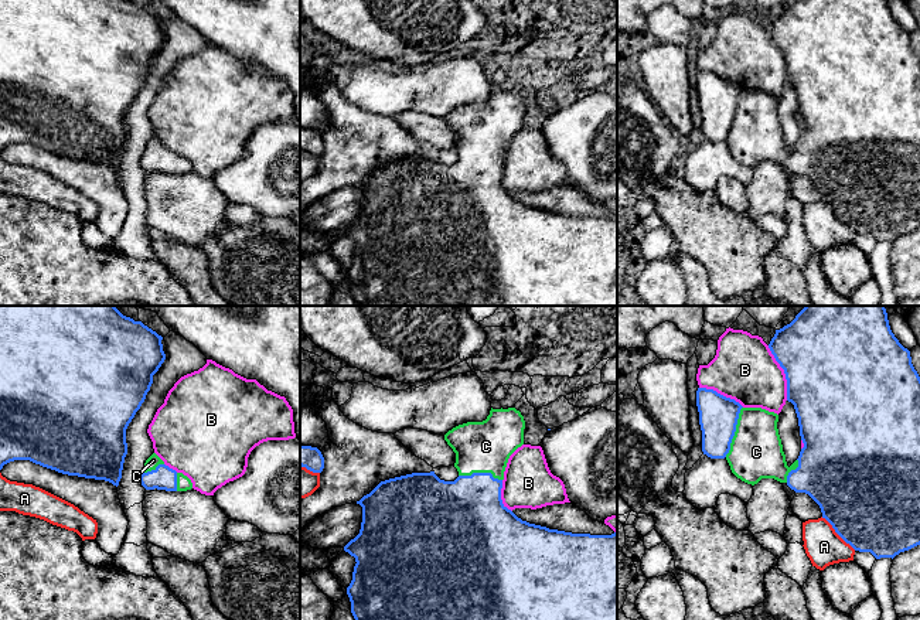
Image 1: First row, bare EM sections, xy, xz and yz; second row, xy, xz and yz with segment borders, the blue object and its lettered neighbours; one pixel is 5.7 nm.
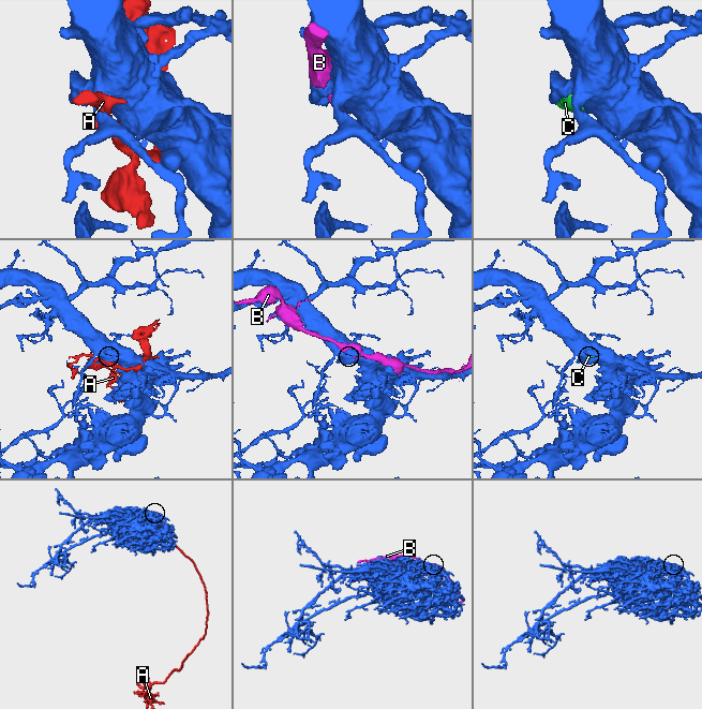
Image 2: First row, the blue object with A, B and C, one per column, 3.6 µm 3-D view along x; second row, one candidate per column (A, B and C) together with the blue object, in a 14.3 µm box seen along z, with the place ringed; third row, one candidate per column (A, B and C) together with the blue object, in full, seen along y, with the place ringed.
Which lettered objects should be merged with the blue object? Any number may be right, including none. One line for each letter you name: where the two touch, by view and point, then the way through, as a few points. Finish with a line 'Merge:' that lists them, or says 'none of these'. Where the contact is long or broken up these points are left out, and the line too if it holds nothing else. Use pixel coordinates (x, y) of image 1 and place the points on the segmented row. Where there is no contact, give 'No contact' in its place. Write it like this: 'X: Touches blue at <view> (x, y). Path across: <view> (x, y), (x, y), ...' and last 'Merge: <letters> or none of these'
C: Touches blue at yz (735, 431)
Merge: C

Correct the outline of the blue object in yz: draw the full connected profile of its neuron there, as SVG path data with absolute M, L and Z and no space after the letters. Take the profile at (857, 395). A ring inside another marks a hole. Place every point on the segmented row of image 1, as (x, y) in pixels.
M805 306L795 318L776 330L769 348L784 369L787 379L787 401L794 405L800 436L804 447L798 459L788 467L777 429L778 415L761 408L743 408L735 399L713 389L698 388L696 406L702 430L702 452L711 459L726 459L732 473L747 484L757 484L761 478L786 483L795 493L808 494L821 508L835 532L855 551L870 552L876 559L895 558L900 552L920 545L920 377L912 364L910 351L904 348L890 330L885 306Z

